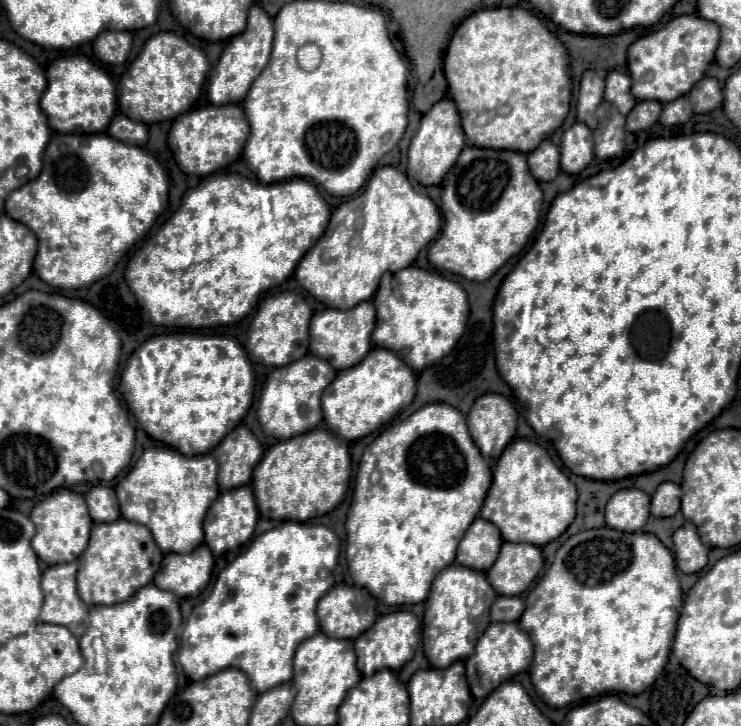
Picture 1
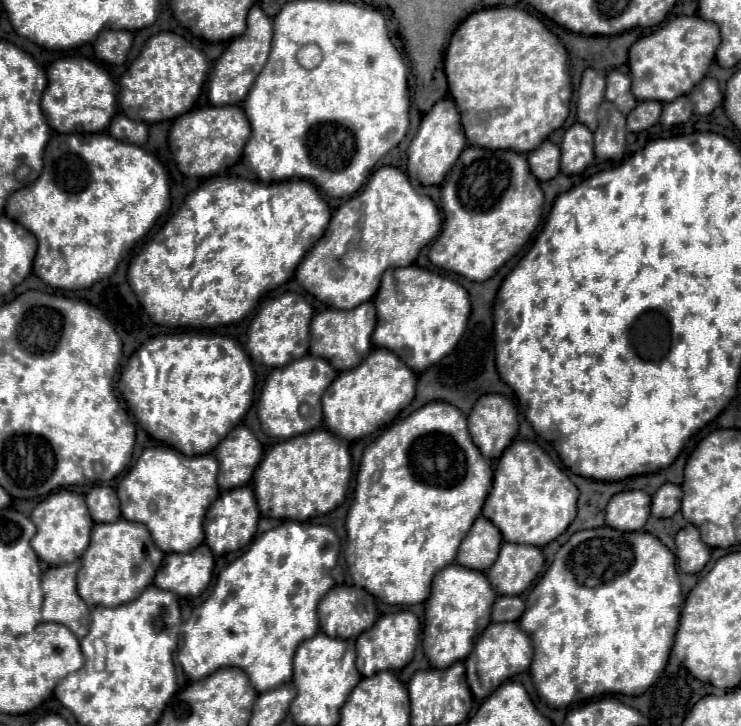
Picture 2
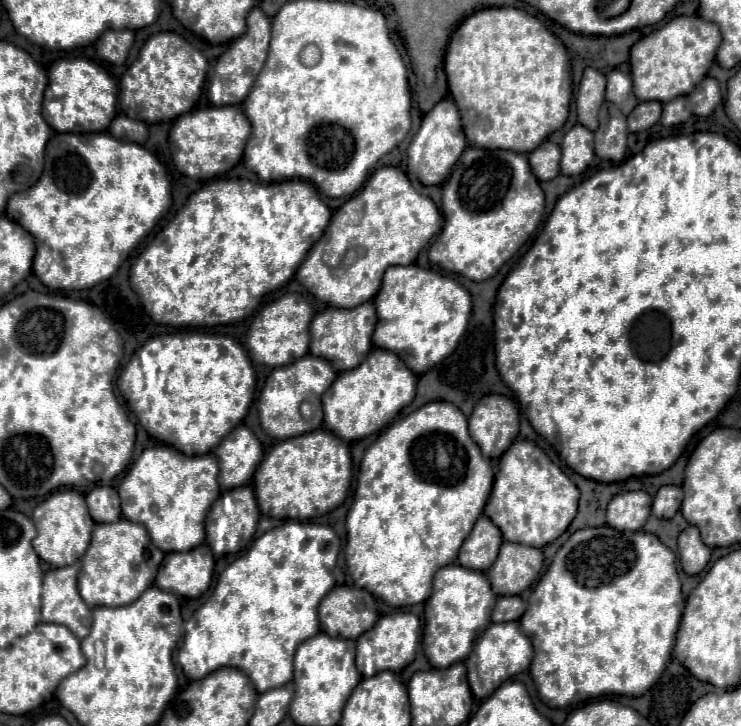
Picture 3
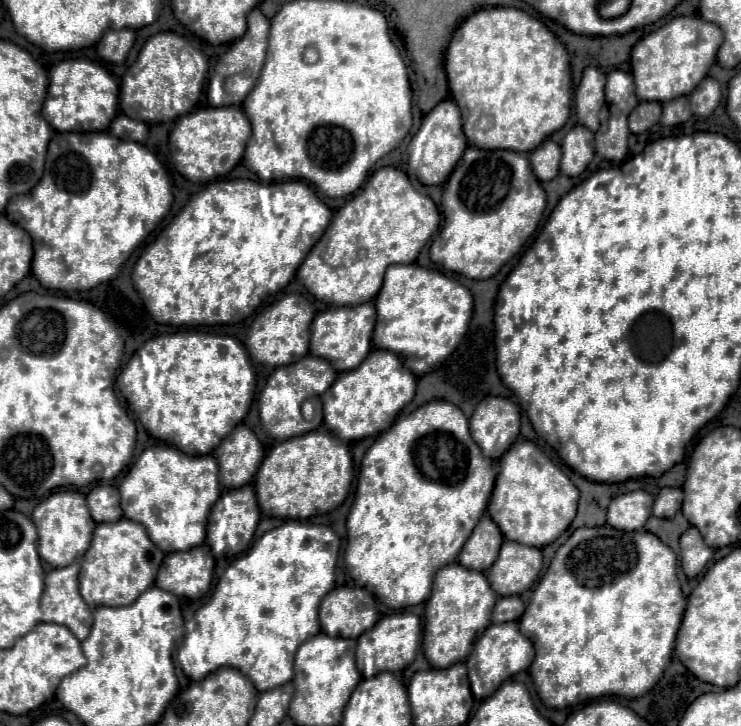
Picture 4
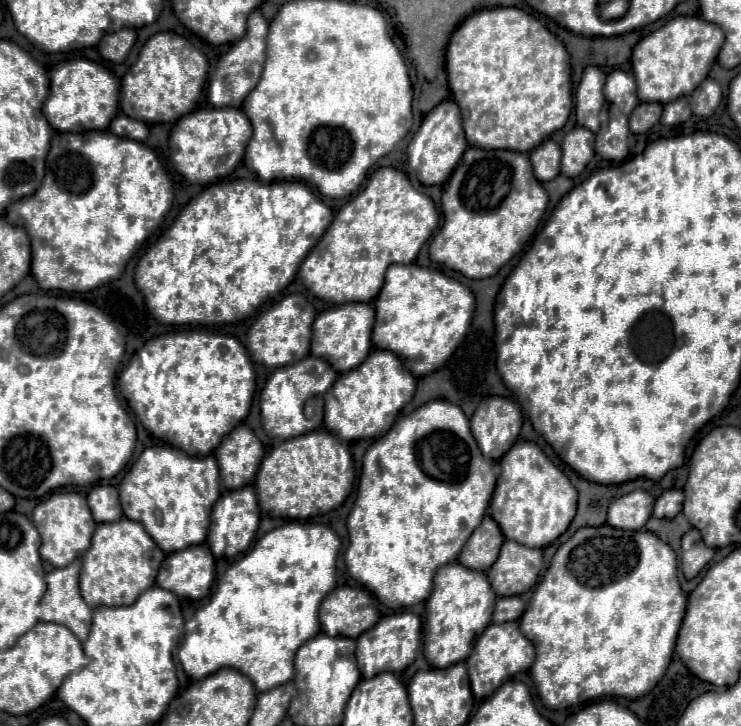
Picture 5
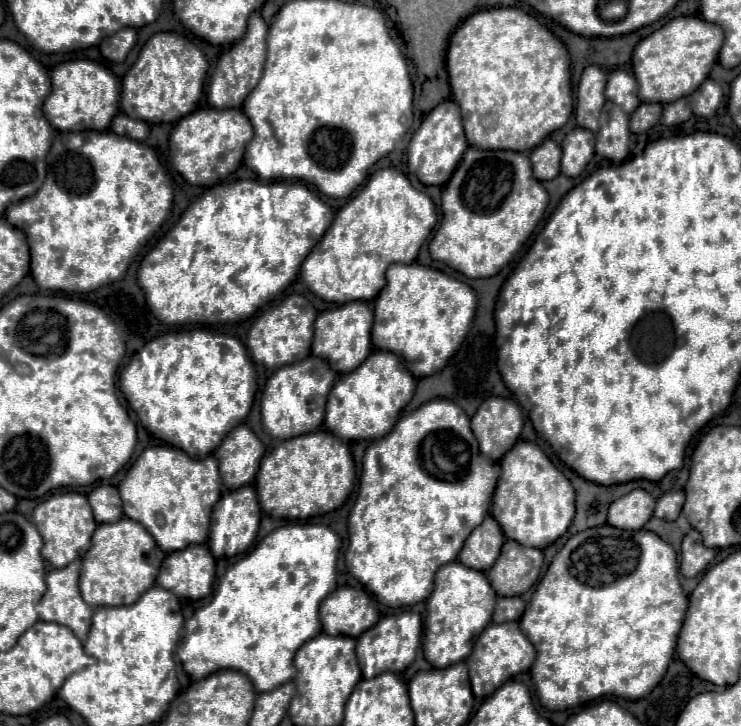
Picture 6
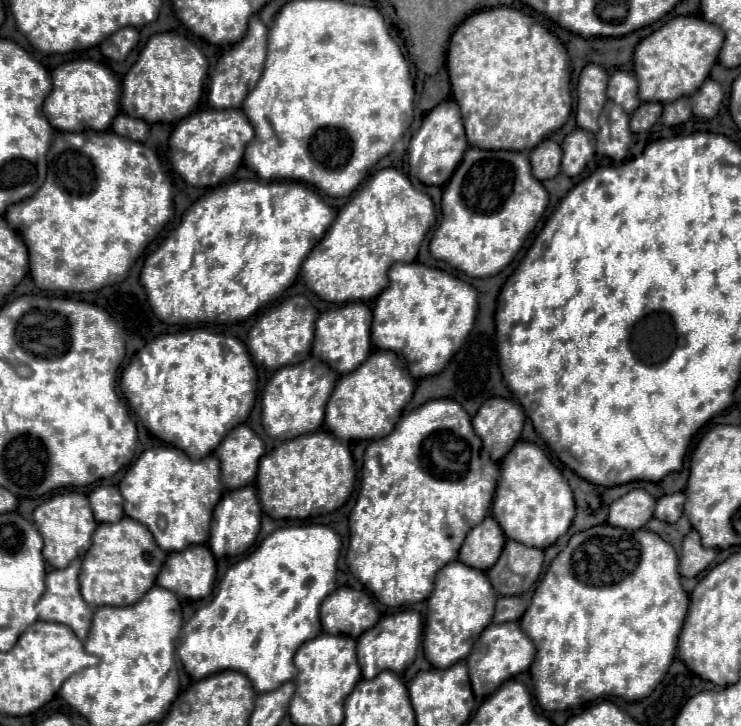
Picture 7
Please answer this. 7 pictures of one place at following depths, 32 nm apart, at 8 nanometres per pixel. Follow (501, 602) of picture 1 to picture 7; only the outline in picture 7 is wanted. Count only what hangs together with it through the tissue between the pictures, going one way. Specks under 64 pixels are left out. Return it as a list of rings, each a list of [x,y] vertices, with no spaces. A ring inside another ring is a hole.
[[[520,596],[498,598],[494,622],[502,624],[502,622],[510,622],[510,620],[520,620],[520,616],[524,614],[524,610],[526,610],[526,604],[524,604],[524,600]]]

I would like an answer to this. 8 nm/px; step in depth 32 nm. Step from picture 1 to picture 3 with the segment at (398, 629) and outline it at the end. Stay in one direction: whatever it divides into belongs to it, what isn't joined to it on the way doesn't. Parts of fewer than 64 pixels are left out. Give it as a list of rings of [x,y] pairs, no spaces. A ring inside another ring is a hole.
[[[394,612],[382,616],[374,628],[364,632],[358,638],[356,644],[356,668],[364,678],[374,676],[376,672],[390,670],[390,672],[400,672],[404,666],[408,666],[414,660],[416,646],[420,642],[420,620],[412,612]]]

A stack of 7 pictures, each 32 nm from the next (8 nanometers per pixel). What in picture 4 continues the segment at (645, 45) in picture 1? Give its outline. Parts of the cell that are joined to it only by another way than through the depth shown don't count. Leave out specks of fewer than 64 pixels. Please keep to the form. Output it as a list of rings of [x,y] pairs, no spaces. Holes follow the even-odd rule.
[[[678,16],[668,24],[644,36],[630,54],[632,76],[636,86],[638,100],[656,100],[668,102],[678,96],[690,94],[696,84],[708,74],[710,66],[716,60],[716,52],[722,44],[722,32],[716,24],[706,22],[698,16]]]

